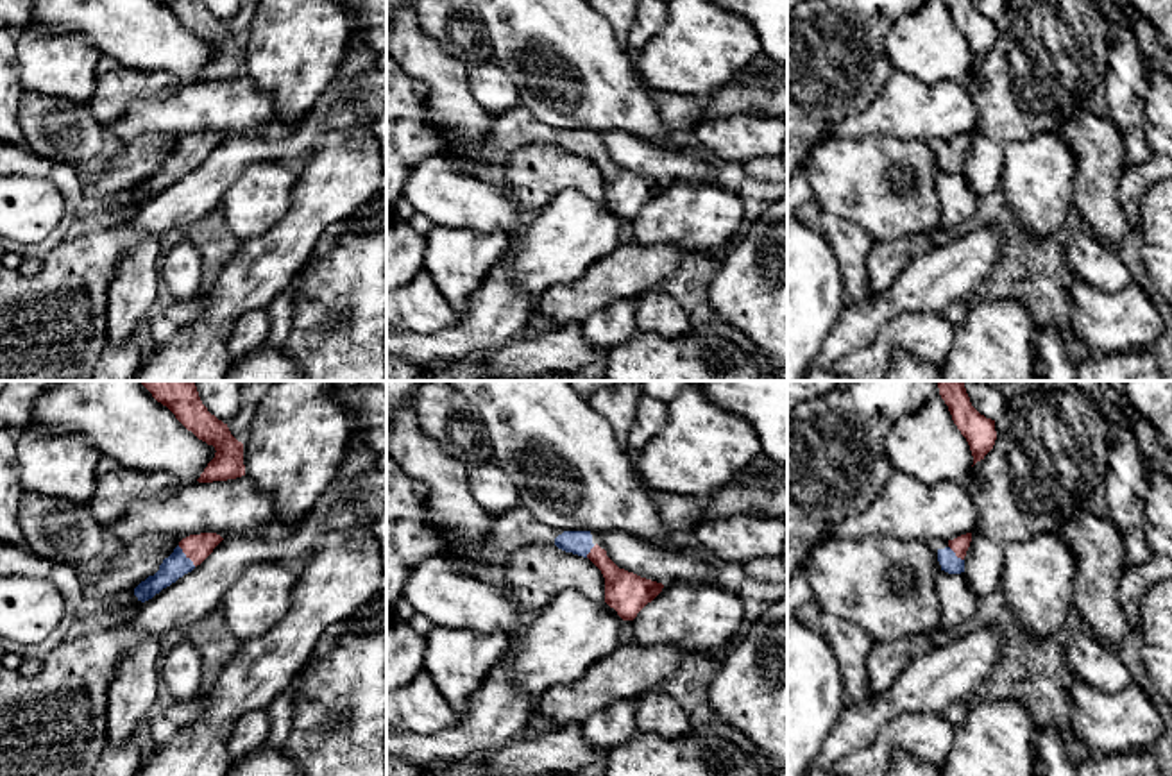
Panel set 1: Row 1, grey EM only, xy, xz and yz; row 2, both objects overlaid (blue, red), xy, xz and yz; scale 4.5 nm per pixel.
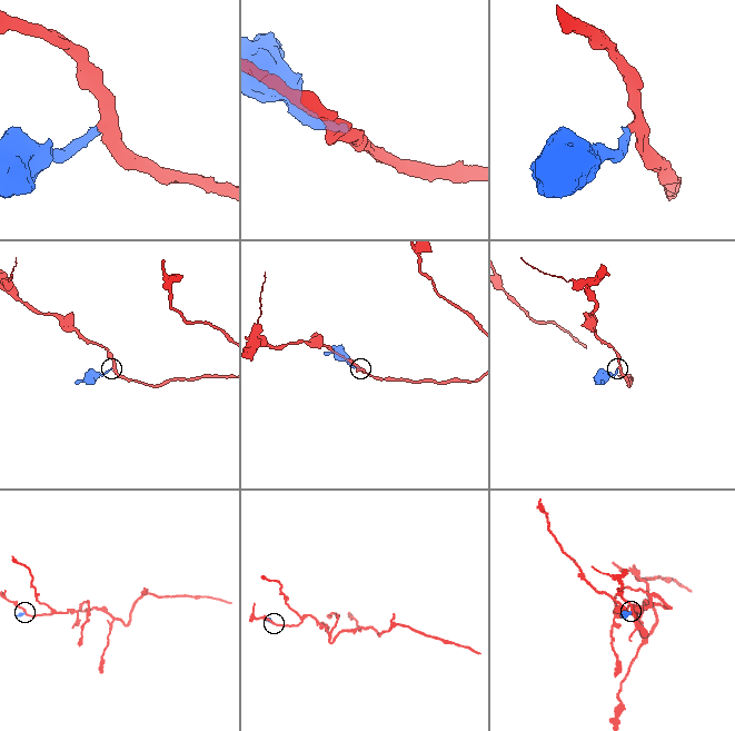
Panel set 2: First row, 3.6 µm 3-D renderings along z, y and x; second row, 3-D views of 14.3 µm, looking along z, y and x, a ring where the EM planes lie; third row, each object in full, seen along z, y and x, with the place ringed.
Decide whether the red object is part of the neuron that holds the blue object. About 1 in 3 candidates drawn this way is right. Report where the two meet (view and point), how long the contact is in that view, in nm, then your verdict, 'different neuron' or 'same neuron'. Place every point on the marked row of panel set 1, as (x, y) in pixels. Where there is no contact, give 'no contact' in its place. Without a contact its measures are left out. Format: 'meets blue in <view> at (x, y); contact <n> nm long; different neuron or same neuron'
meets blue in xy at (185, 556); contact 130 nm long; same neuron

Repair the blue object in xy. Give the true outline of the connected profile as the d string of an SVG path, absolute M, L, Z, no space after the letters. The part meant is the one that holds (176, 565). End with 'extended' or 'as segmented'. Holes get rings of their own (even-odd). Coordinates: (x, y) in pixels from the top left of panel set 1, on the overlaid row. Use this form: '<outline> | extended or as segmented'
M217 533L190 535L163 560L159 570L134 588L138 601L145 603L163 588L200 565L224 538Z | extended

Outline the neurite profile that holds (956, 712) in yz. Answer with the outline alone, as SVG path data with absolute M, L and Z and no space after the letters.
M955 701L955 703L950 703L948 706L945 706L945 710L941 713L955 728L966 719L968 708L970 708L968 701Z

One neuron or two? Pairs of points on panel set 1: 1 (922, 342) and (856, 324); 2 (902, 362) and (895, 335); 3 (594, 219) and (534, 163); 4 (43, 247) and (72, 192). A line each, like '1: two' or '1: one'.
1: two
2: two
3: two
4: one

